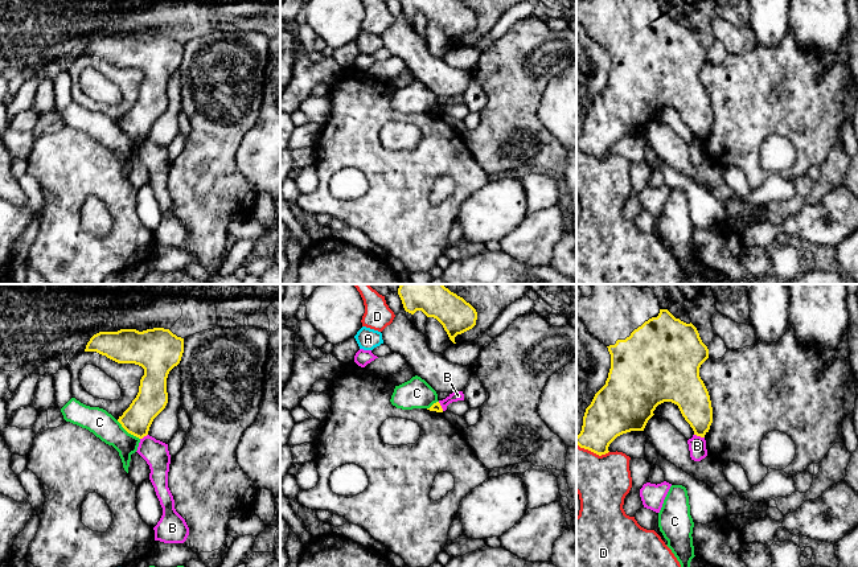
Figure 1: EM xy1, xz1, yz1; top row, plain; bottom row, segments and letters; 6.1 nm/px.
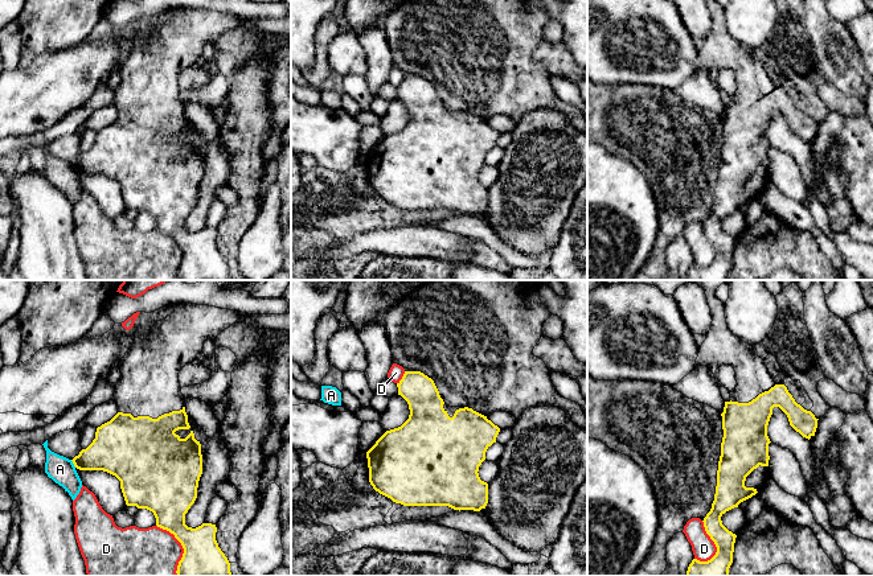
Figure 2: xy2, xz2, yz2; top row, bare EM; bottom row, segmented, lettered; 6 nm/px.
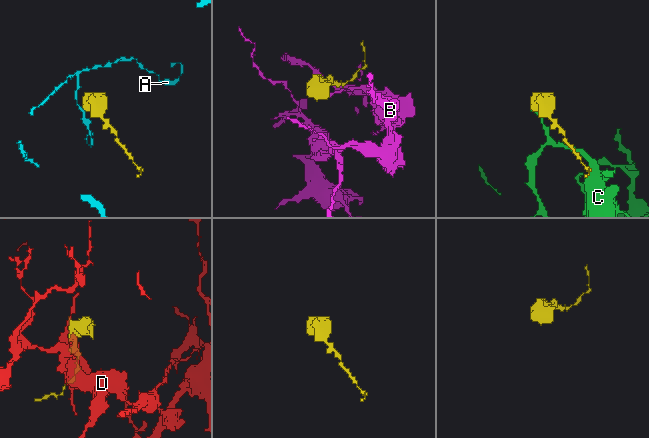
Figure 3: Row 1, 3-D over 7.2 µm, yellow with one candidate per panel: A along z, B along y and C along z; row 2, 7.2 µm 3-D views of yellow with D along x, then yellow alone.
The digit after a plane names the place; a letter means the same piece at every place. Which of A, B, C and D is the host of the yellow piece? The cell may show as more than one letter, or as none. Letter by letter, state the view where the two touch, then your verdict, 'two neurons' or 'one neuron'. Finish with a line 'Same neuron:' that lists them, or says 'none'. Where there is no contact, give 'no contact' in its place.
A: meets yellow in xy2; two neurons
B: meets yellow in yz1; two neurons
C: meets yellow in xy1; two neurons
D: meets yellow in xy2; two neurons
Same neuron: none

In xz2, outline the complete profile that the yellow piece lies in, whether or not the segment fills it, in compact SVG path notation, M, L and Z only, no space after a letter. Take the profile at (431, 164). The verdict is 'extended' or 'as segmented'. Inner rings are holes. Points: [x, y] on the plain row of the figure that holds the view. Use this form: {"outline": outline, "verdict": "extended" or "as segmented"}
{"outline": "M405 75L402 83L397 87L398 99L401 99L409 108L410 119L409 123L398 132L386 135L376 148L366 156L368 172L369 172L369 186L376 196L390 202L395 207L403 210L448 210L454 214L474 214L480 215L485 213L488 207L488 188L481 185L479 181L479 170L485 164L487 153L496 147L496 141L500 132L495 129L487 120L474 115L468 111L450 111L439 99L439 95L431 82L421 75Z", "verdict": "extended"}

